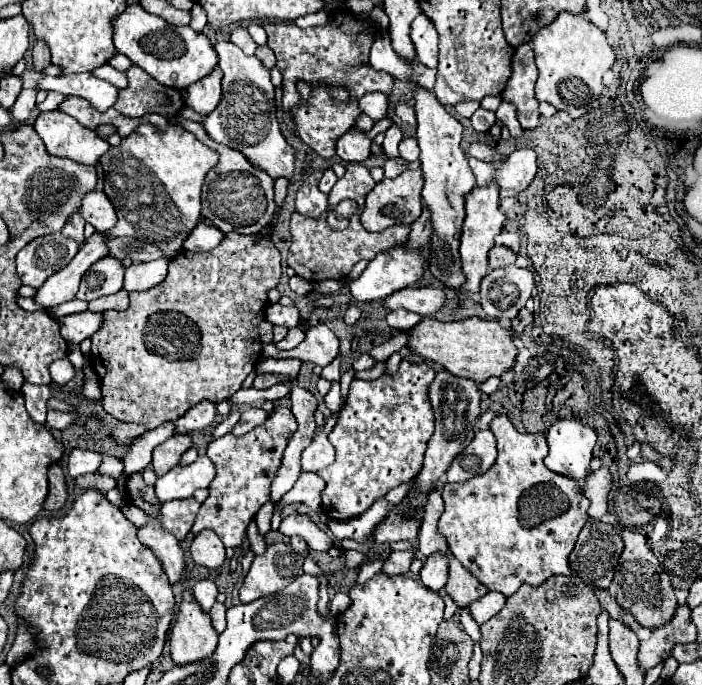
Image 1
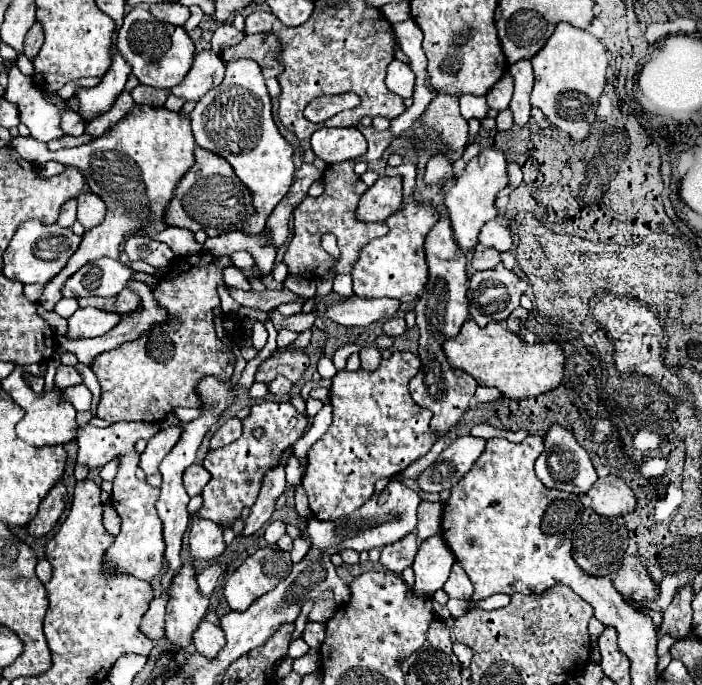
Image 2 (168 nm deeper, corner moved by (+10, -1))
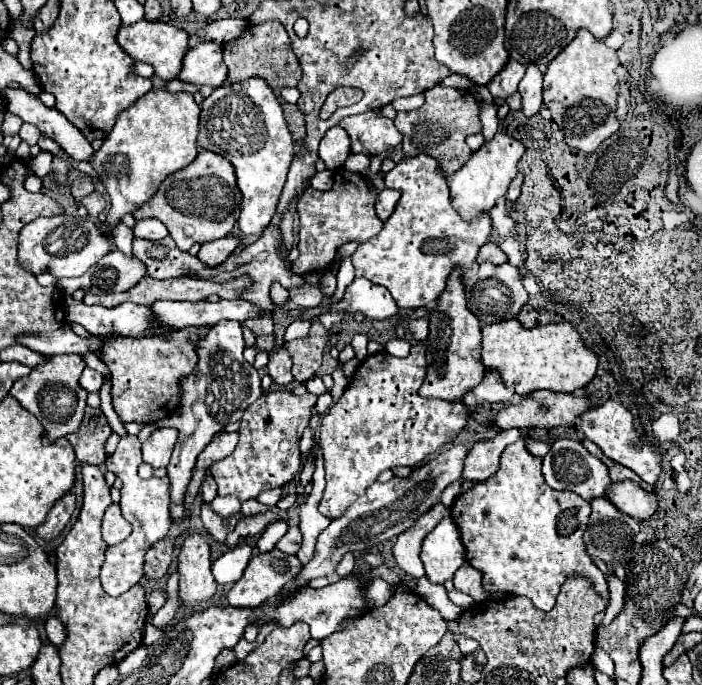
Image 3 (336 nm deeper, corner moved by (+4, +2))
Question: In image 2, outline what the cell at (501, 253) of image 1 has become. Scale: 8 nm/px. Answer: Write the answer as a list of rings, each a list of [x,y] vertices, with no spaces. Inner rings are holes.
[[[483,244],[475,246],[475,256],[471,260],[471,266],[475,270],[489,270],[501,262],[501,254],[495,248],[487,248]]]

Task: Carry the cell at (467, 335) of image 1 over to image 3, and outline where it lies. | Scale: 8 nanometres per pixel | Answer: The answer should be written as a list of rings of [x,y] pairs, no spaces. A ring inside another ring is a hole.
[[[517,319],[501,321],[493,325],[483,327],[483,365],[487,369],[497,369],[505,381],[507,387],[513,387],[515,393],[527,395],[535,389],[549,389],[559,393],[575,393],[577,389],[583,389],[597,373],[597,355],[583,343],[579,331],[571,323],[549,323],[549,325],[537,325],[533,329],[523,327]]]

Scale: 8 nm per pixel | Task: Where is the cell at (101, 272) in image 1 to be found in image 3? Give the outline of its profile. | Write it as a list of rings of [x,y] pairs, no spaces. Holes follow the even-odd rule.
[[[111,251],[105,255],[91,271],[85,271],[83,277],[75,279],[59,279],[57,287],[71,295],[75,289],[83,289],[85,293],[111,293],[111,291],[127,291],[145,277],[145,267],[137,257],[127,257],[121,251]]]

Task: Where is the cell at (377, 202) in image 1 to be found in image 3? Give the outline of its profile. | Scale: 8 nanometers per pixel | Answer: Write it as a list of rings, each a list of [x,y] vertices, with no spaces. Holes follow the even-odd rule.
[[[383,189],[383,191],[377,195],[377,203],[375,203],[377,217],[379,217],[381,221],[385,221],[385,219],[393,213],[397,201],[399,201],[399,191],[395,191],[395,189]]]

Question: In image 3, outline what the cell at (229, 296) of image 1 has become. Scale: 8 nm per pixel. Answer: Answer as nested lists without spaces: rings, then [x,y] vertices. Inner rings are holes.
[[[187,327],[165,337],[107,338],[99,355],[111,369],[113,409],[123,423],[137,421],[149,425],[175,411],[179,403],[179,377],[189,375],[197,365],[193,339],[205,333],[207,327]]]

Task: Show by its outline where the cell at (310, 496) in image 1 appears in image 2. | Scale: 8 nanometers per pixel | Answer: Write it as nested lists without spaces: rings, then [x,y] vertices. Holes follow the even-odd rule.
[[[293,456],[293,458],[289,458],[285,472],[287,472],[287,484],[289,484],[289,486],[293,486],[293,488],[301,486],[301,476],[303,476],[303,468],[301,468],[301,464],[299,464],[299,460],[297,460],[295,456]]]

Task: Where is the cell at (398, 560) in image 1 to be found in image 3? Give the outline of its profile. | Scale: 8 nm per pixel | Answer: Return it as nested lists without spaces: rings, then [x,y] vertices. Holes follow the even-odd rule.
[[[435,503],[435,507],[431,507],[427,513],[423,513],[407,531],[397,535],[393,555],[395,555],[399,567],[405,573],[409,573],[409,575],[413,575],[417,579],[425,577],[425,569],[423,569],[421,559],[419,559],[421,541],[447,515],[449,515],[449,509],[443,503]]]

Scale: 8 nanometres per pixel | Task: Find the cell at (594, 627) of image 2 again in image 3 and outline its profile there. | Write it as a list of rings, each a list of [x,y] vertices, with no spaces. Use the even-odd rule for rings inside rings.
[[[605,575],[605,579],[607,579],[607,587],[609,587],[609,605],[605,612],[602,611],[594,617],[596,626],[611,623],[625,605],[625,583],[621,579],[617,579],[617,575]],[[604,615],[605,619],[603,619]],[[602,619],[603,623],[601,623]]]

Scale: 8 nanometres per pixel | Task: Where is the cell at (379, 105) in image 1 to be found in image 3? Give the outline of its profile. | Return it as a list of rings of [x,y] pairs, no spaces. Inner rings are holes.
[[[339,87],[339,89],[331,91],[331,95],[327,97],[327,101],[321,109],[321,119],[329,119],[339,107],[355,105],[357,101],[361,101],[361,97],[363,97],[363,91],[353,89],[353,87]]]

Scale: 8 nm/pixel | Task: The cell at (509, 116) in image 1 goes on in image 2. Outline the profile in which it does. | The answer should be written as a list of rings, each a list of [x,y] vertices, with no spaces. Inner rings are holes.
[[[505,74],[487,94],[487,104],[489,108],[501,112],[501,110],[507,110],[509,108],[509,102],[511,102],[511,94],[513,94],[513,80],[509,78],[509,74]]]

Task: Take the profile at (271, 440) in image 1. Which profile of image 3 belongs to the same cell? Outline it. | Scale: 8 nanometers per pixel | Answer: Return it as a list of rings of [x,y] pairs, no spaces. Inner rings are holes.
[[[289,391],[263,393],[245,413],[239,425],[239,443],[235,451],[211,465],[211,477],[217,481],[219,495],[235,495],[241,501],[255,499],[261,491],[283,487],[301,469],[299,439],[309,425],[311,411],[317,403],[313,393],[301,397]]]

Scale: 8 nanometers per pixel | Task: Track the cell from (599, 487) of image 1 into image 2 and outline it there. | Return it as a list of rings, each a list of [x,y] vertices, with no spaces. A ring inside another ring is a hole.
[[[603,476],[589,488],[587,498],[599,516],[623,516],[635,508],[635,494],[619,476]]]

